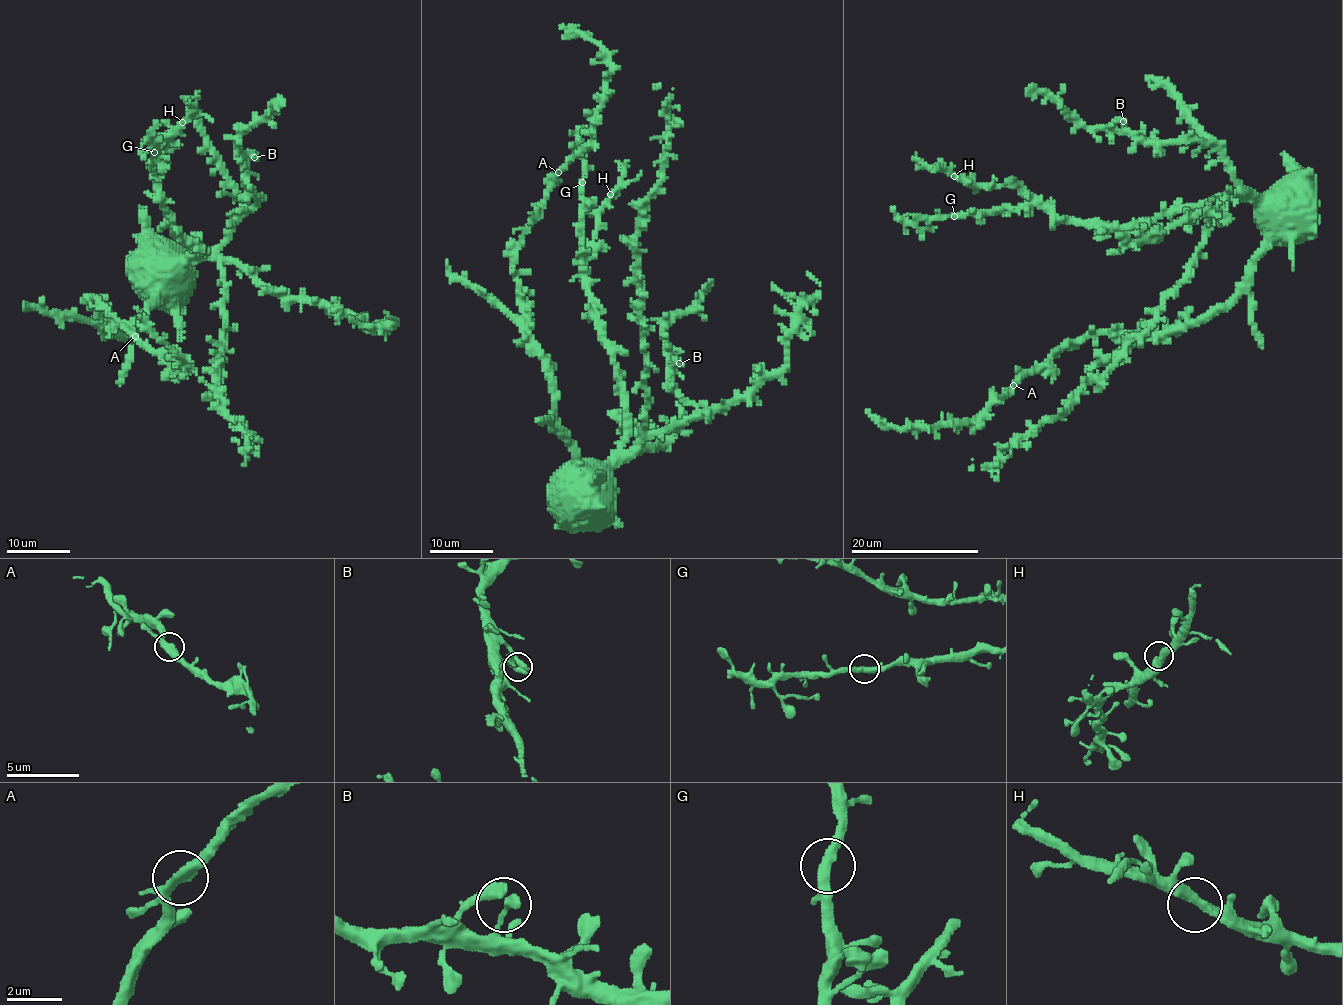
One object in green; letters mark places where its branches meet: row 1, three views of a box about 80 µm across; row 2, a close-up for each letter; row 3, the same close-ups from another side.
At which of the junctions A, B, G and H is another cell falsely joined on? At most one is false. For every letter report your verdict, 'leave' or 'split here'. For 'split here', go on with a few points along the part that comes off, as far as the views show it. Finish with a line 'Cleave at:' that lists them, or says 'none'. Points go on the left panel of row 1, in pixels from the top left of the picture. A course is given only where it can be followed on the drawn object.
A: leave
B: leave
G: leave
H: leave
Cleave at: none

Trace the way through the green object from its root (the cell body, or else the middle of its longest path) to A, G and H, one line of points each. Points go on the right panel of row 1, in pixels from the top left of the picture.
A: (1256, 261), (1237, 293), (1196, 322), (1153, 334), (1086, 334), (1014, 385)
G: (1256, 261), (1267, 228), (1257, 206), (1247, 200), (1210, 200), (1110, 227), (1058, 219), (1037, 206), (954, 216)
H: (1256, 261), (1267, 228), (1247, 200), (1210, 200), (1110, 227), (1058, 219), (1018, 187), (975, 185), (954, 176)

